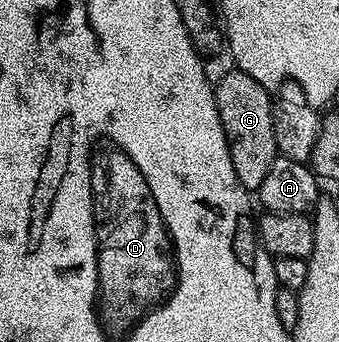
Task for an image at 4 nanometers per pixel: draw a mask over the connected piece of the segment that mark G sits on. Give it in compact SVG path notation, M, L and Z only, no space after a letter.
M237 69L229 70L213 84L214 100L224 125L228 153L232 153L232 169L236 169L240 185L256 193L260 185L264 185L264 177L268 169L272 169L272 161L279 158L274 132L274 104L271 92L260 81L256 81L256 77L248 77L248 73Z

